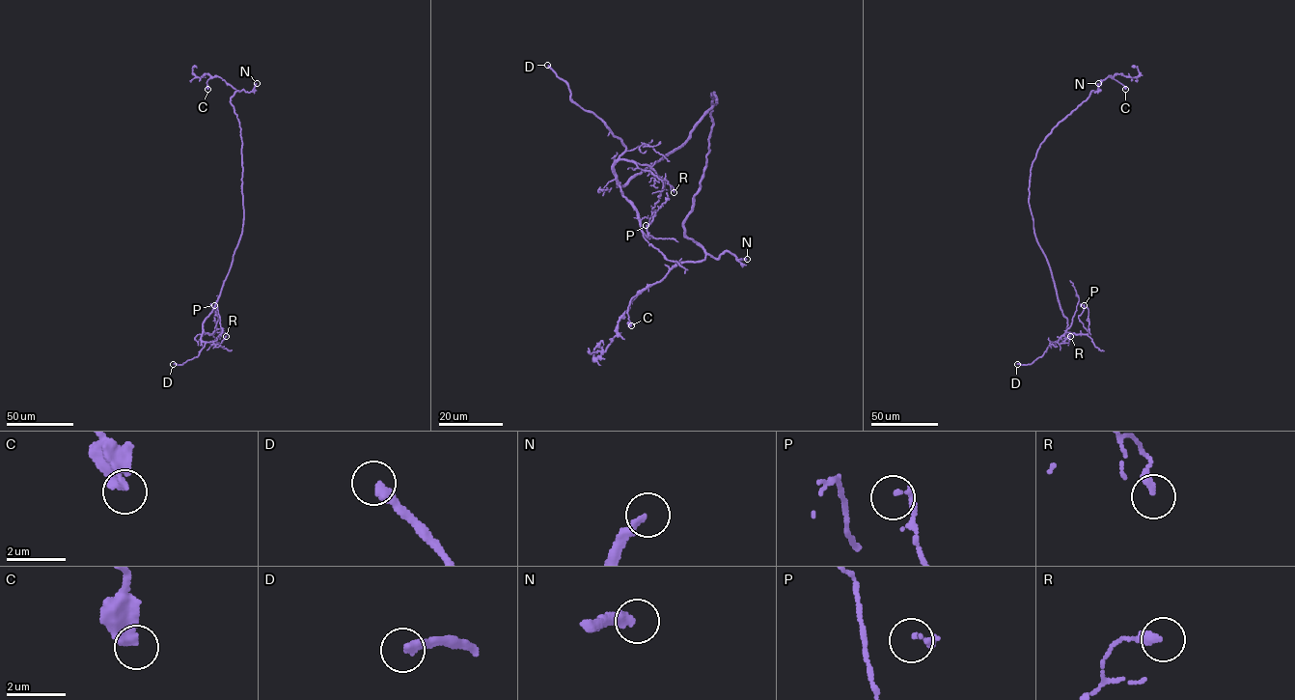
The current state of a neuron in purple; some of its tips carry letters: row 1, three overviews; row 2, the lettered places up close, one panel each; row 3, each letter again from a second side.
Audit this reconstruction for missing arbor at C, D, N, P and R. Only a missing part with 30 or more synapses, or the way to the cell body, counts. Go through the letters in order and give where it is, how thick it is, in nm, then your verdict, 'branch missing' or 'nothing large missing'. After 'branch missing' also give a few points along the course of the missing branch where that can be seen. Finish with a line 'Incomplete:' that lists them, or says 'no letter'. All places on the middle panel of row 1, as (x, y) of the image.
C: (631, 325) | 420 nm | nothing large missing
D: (547, 65) | 320 nm | branch missing | (547, 65), (534, 54), (528, 43), (533, 41)
N: (747, 259) | 280 nm | branch missing | (747, 259), (762, 262), (783, 280), (807, 314), (822, 321), (831, 329), (835, 349), (850, 361), (846, 361)
P: (646, 225) | 200 nm | nothing large missing
R: (674, 192) | 300 nm | nothing large missing
Incomplete: D, N

